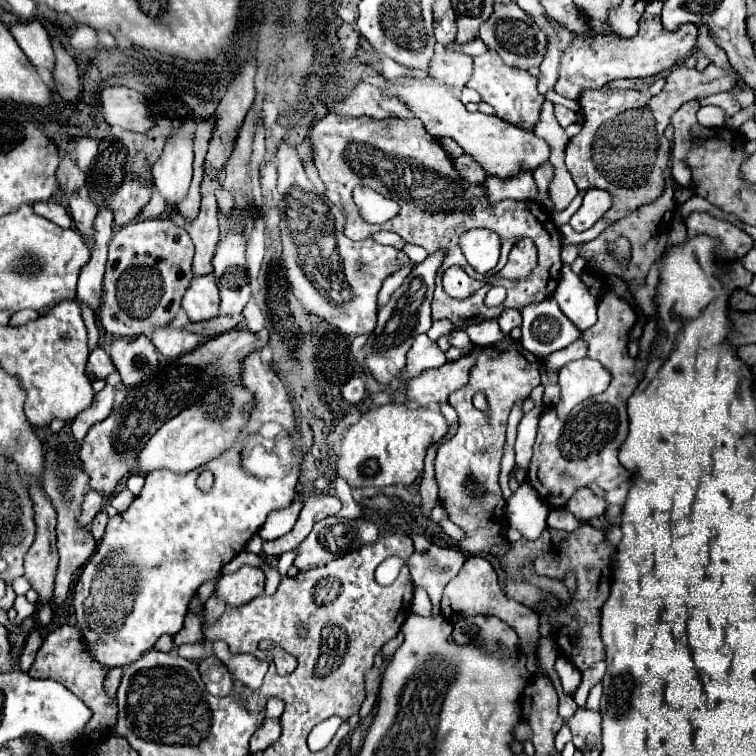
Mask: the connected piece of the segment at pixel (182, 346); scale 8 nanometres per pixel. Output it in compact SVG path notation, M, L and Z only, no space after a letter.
M165 324L165 326L153 330L151 342L165 358L179 358L179 356L195 350L201 344L201 336L197 336L185 328Z

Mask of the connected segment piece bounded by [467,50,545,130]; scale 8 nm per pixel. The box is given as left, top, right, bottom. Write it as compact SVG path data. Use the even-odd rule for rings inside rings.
M487 50L485 54L473 58L473 74L467 82L467 88L477 90L483 102L491 104L501 120L525 130L535 130L539 122L539 110L545 100L545 96L537 90L537 78L533 78L527 70L505 66L495 50Z

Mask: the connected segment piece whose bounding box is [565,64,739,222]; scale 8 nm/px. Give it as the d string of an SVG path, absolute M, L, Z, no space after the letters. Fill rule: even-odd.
M709 64L703 72L675 68L667 76L667 84L657 96L645 96L637 90L597 88L583 90L579 106L583 110L583 128L573 136L565 150L565 164L575 180L577 190L599 188L611 194L613 206L605 220L619 220L631 210L653 202L665 186L663 170L671 158L671 144L665 138L665 128L681 104L715 92L725 92L739 80L733 66L719 68Z

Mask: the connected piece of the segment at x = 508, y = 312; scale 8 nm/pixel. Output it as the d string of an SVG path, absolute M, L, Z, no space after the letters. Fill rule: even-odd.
M505 308L503 314L499 316L499 326L505 334L509 334L515 326L521 326L521 312L513 308Z

